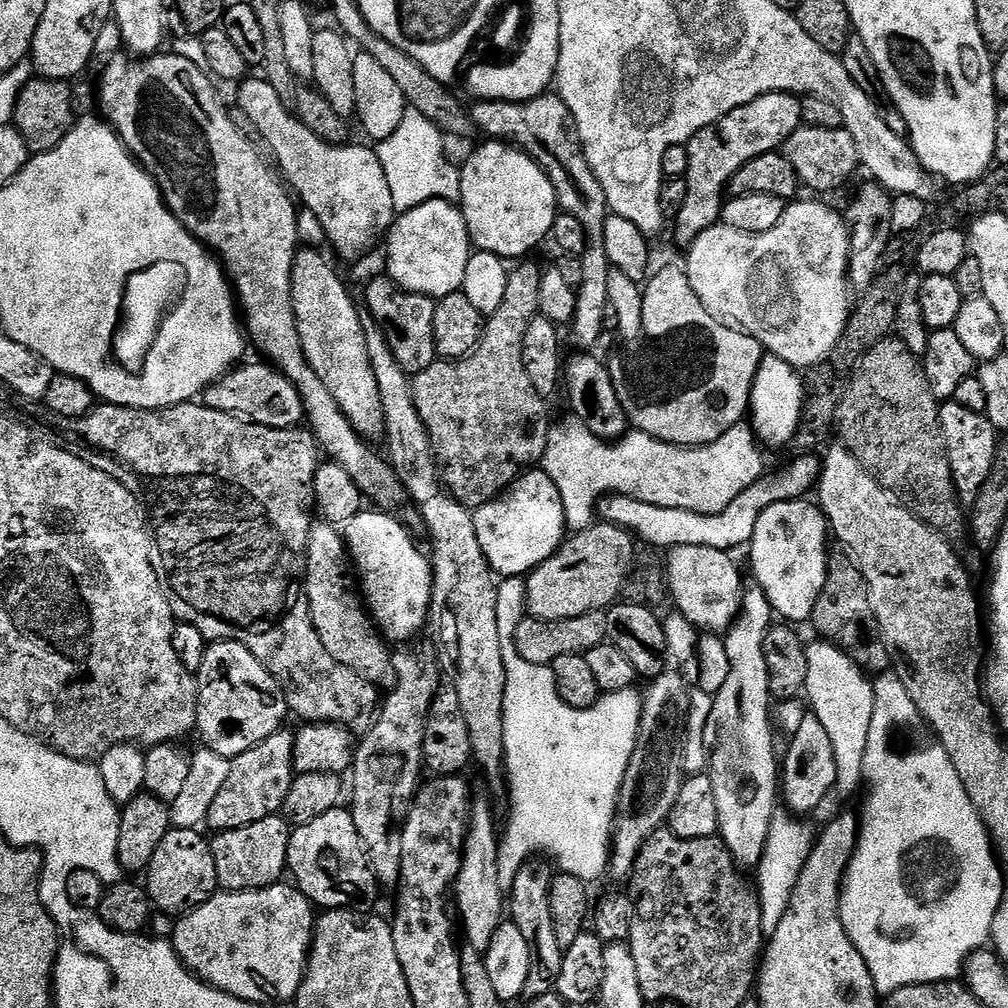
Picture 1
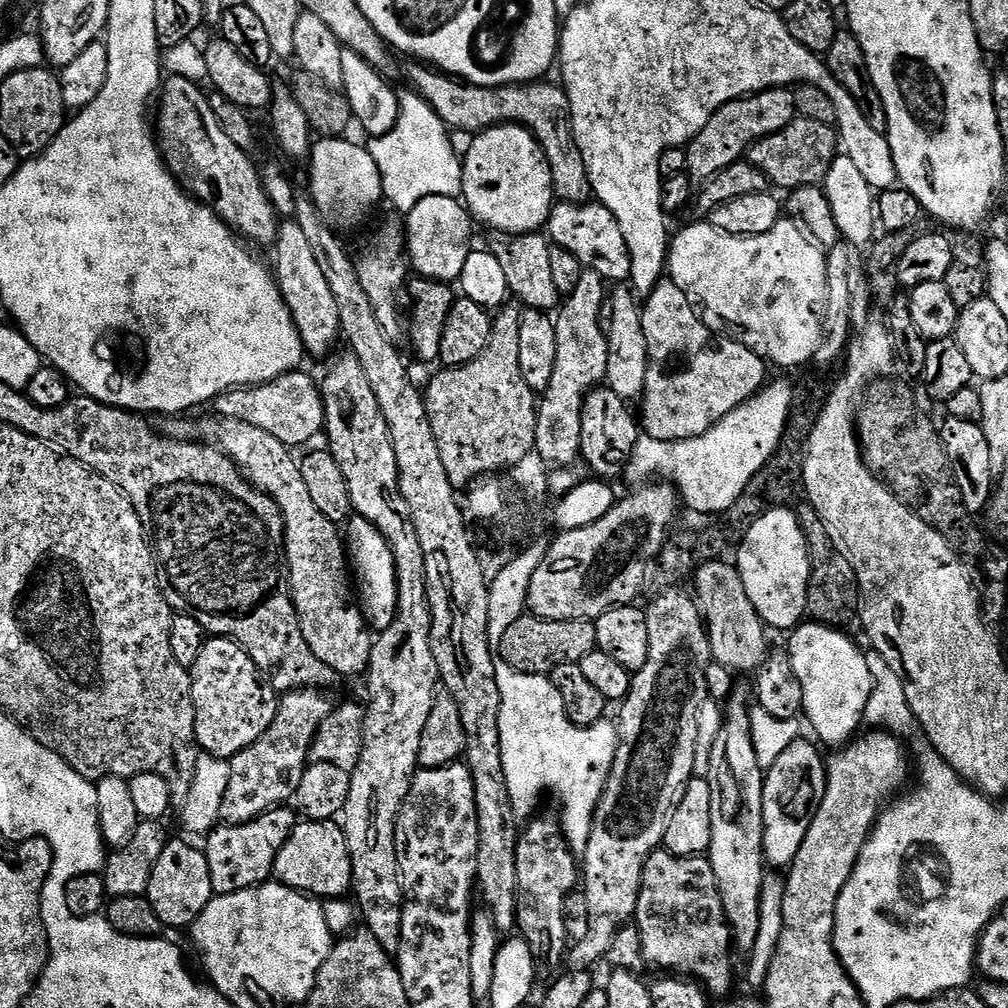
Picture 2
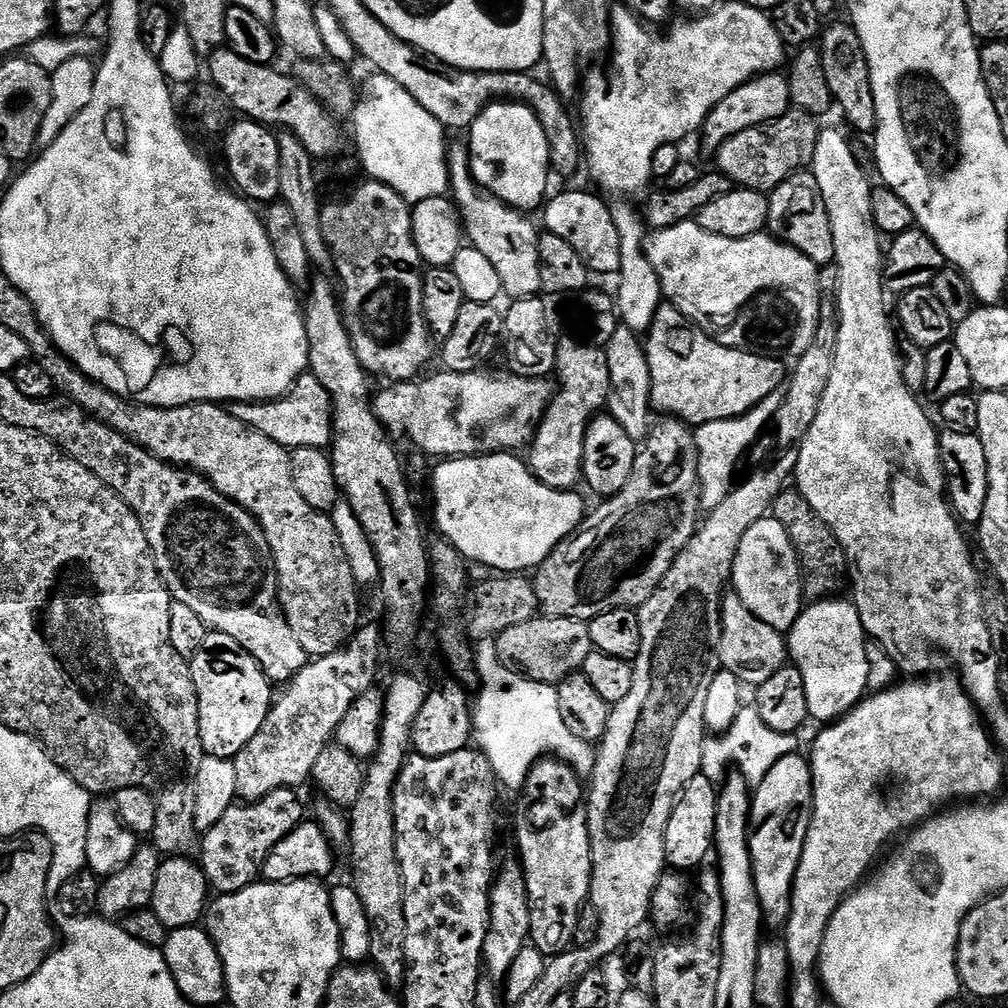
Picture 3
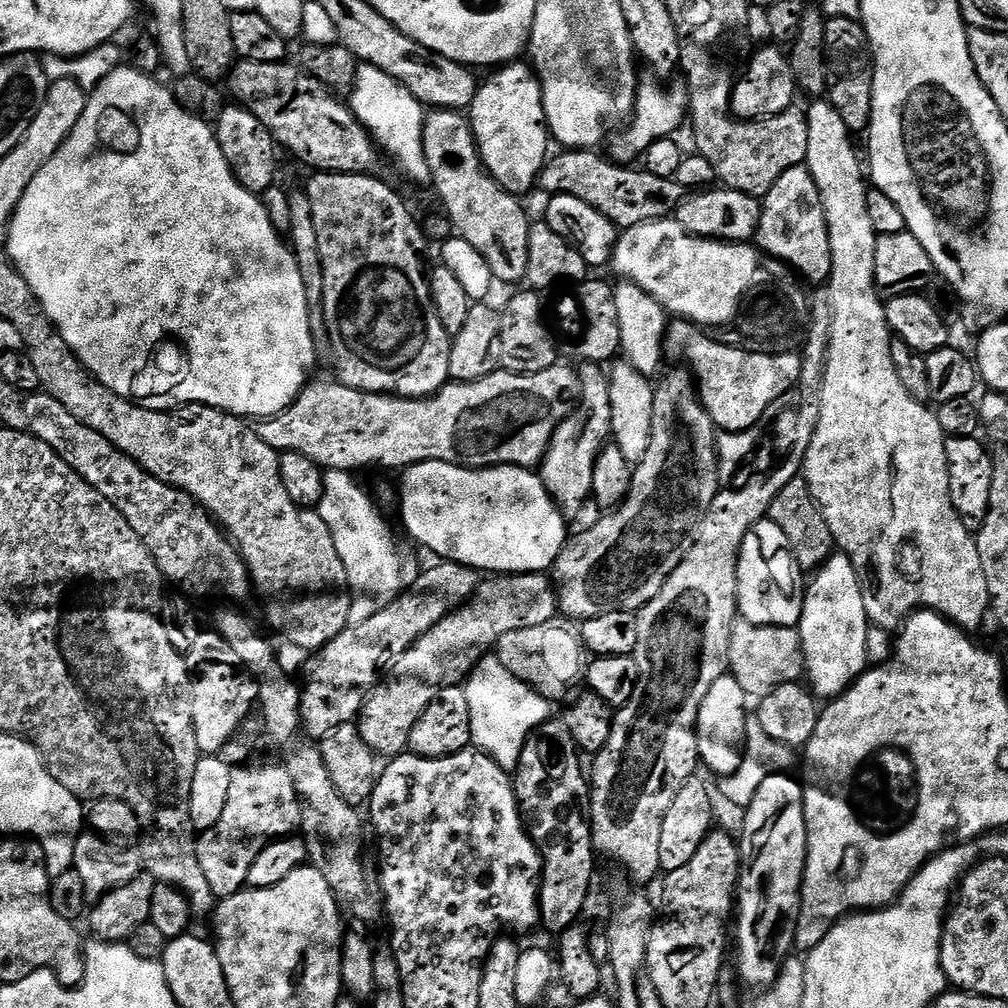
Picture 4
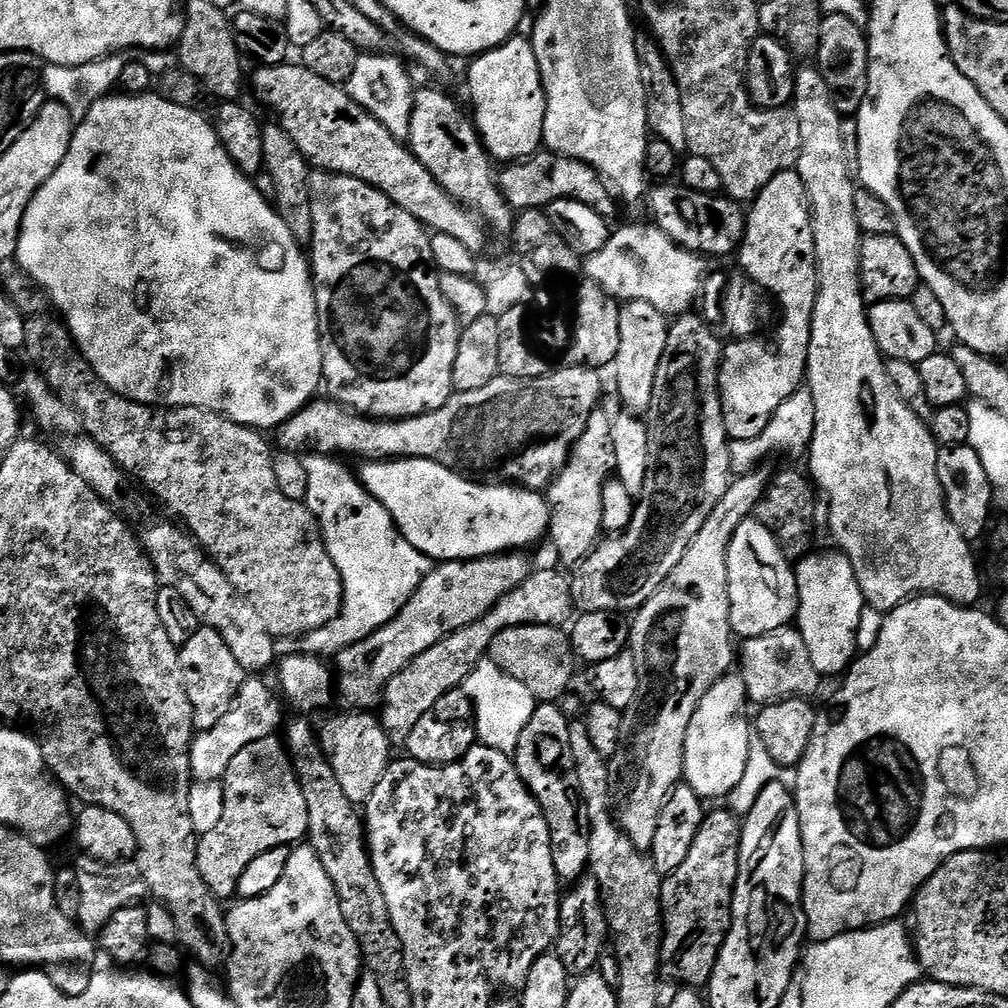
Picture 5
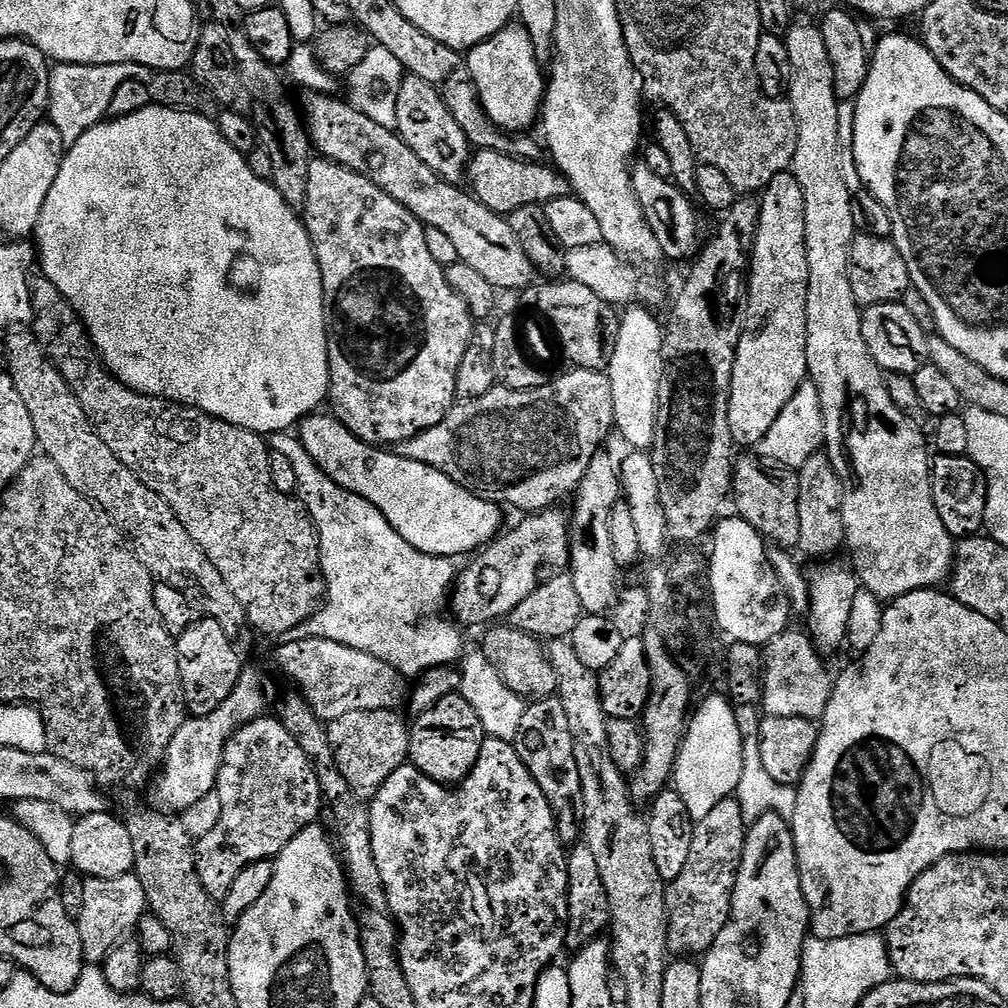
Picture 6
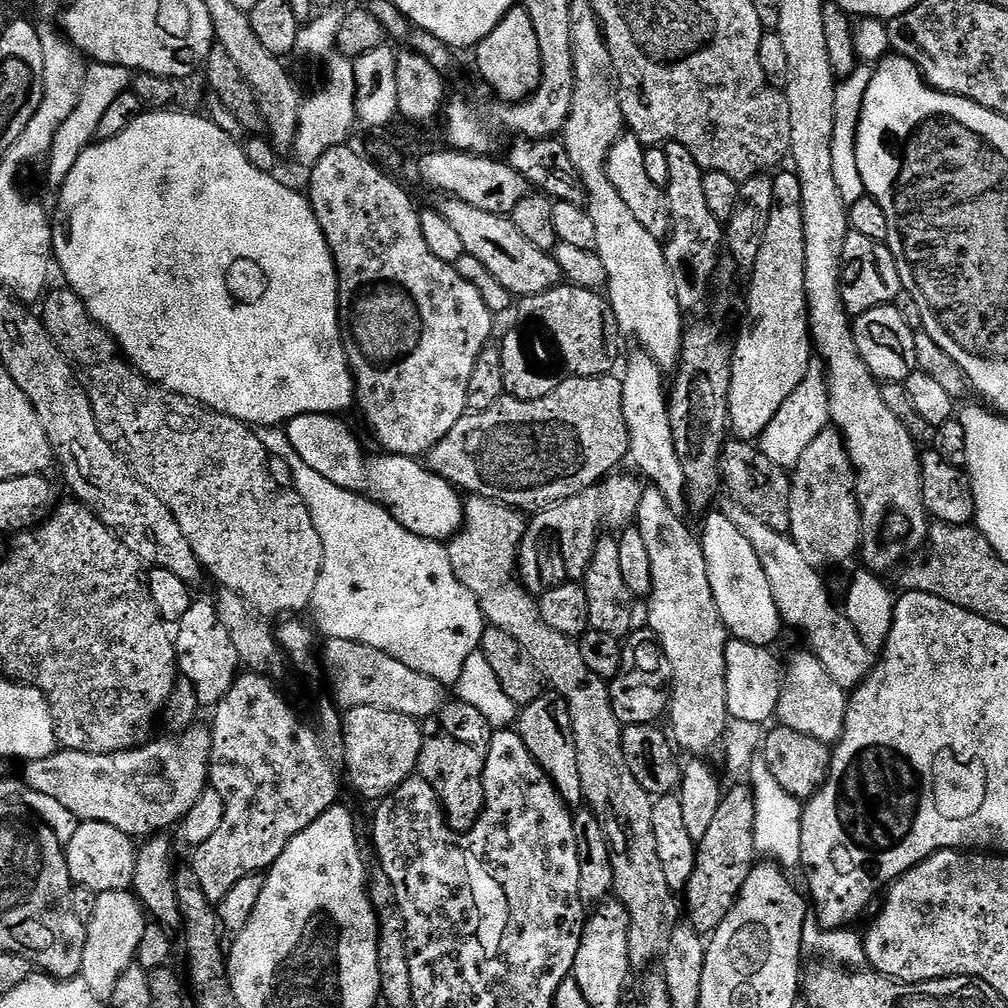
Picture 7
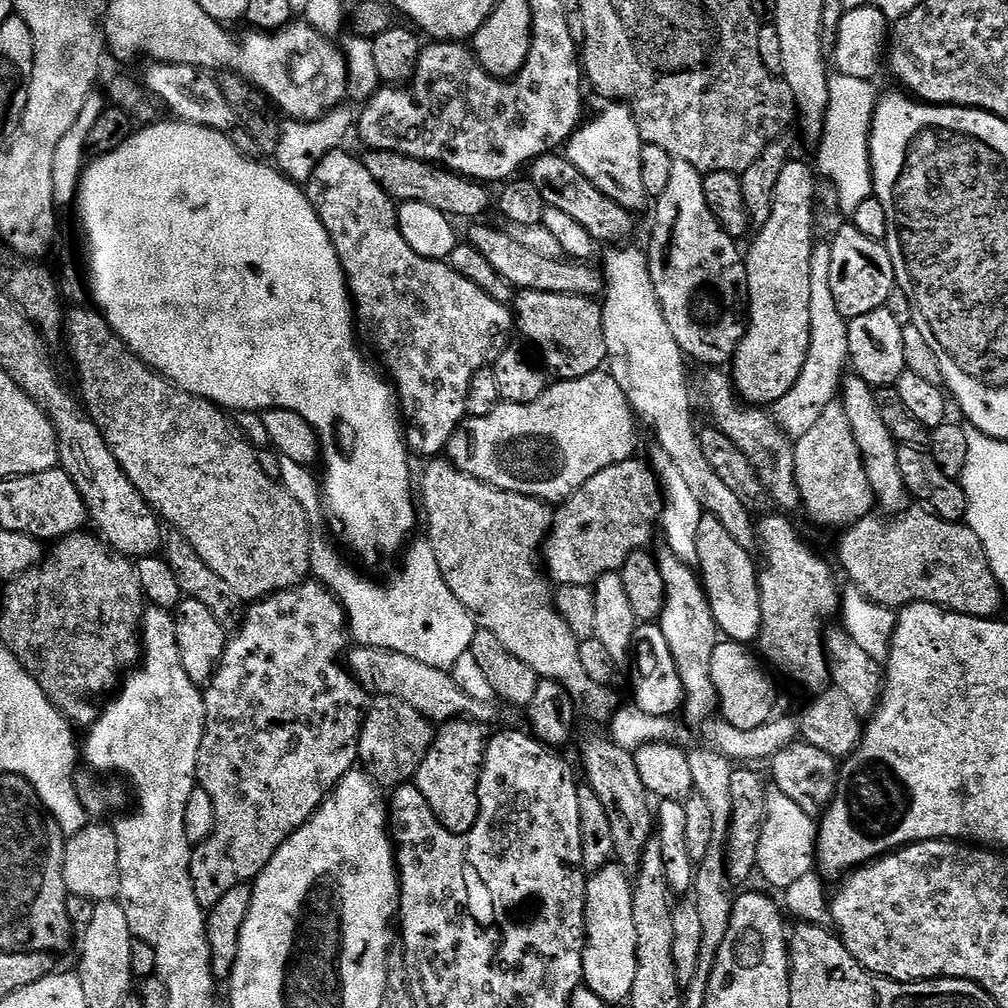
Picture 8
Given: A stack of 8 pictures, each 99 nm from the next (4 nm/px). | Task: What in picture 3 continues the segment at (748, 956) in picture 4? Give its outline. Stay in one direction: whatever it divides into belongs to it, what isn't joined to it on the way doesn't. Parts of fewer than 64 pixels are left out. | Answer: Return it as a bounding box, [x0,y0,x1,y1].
[748,754,812,930]

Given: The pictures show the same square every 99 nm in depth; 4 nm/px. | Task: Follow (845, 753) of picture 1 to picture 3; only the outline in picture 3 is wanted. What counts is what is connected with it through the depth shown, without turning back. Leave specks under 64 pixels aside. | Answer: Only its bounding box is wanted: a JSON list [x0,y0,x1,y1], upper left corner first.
[786,598,869,724]

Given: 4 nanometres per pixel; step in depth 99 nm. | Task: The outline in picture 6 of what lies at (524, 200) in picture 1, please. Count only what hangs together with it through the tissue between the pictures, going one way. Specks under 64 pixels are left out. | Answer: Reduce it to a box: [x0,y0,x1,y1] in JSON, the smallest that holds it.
[466,22,546,134]

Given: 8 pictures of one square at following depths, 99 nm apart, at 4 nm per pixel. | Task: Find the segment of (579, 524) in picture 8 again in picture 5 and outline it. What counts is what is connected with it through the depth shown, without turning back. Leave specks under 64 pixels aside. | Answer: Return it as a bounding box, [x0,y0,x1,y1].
[334,554,534,710]

